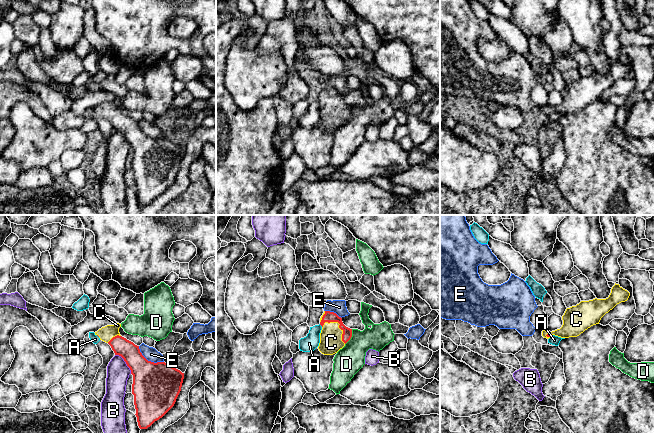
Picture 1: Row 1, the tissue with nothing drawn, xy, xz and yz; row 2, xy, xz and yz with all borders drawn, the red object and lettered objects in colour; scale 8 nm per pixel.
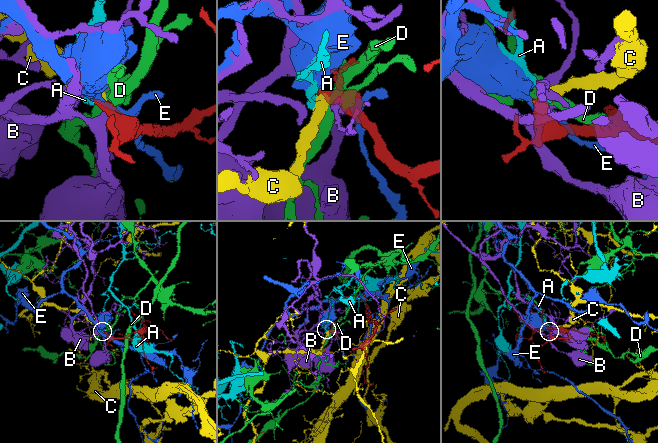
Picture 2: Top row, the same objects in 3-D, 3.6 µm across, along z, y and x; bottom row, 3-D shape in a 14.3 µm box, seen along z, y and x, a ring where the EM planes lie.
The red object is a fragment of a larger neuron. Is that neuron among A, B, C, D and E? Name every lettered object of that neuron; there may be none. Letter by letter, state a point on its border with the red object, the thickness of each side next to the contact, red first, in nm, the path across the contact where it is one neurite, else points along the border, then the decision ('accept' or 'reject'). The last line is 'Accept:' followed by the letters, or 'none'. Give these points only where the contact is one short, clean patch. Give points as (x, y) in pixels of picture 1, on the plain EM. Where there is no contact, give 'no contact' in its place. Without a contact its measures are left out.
A: meets red in xz at (321, 101); 80 nm thick on the red side, 130 nm on the other; border along xz (319, 100), (322, 102); reject
B: meets red in xy at (125, 137); 280 nm thick on the red side, 180 nm on the other; border along xy (115, 130), (118, 130), (123, 135), (131, 149); reject
C: meets red in xz at (339, 103); 80 nm thick on the red side, 180 nm on the other; runs through xz (329, 92), (339, 103), (334, 108), (331, 118); accept
D: meets red in xz at (350, 113); 80 nm thick on the red side, 220 nm on the other; border along xz (352, 105), (352, 111), (345, 120); reject
E: meets red in xy at (149, 137); 380 nm thick on the red side, 110 nm on the other; reject
Accept: C

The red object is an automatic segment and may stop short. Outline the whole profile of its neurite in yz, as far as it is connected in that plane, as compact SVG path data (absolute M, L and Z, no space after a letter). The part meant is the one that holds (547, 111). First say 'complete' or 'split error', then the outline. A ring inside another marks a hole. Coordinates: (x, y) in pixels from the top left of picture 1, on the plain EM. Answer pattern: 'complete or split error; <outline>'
split error; M619 60L612 63L606 75L581 77L576 82L567 84L562 92L563 101L555 107L542 107L542 112L549 115L551 111L561 114L577 113L593 101L599 100L601 94L617 80L628 76L630 69Z

